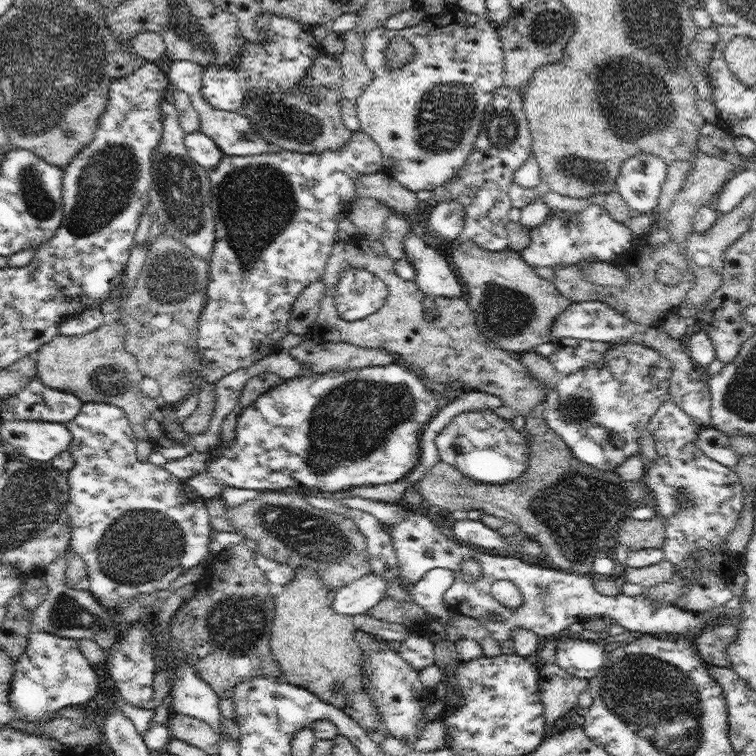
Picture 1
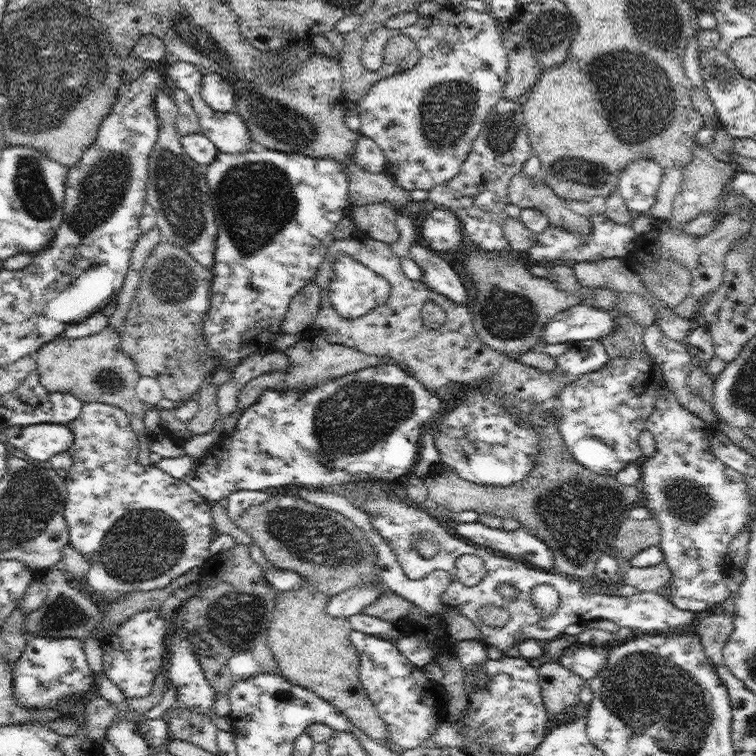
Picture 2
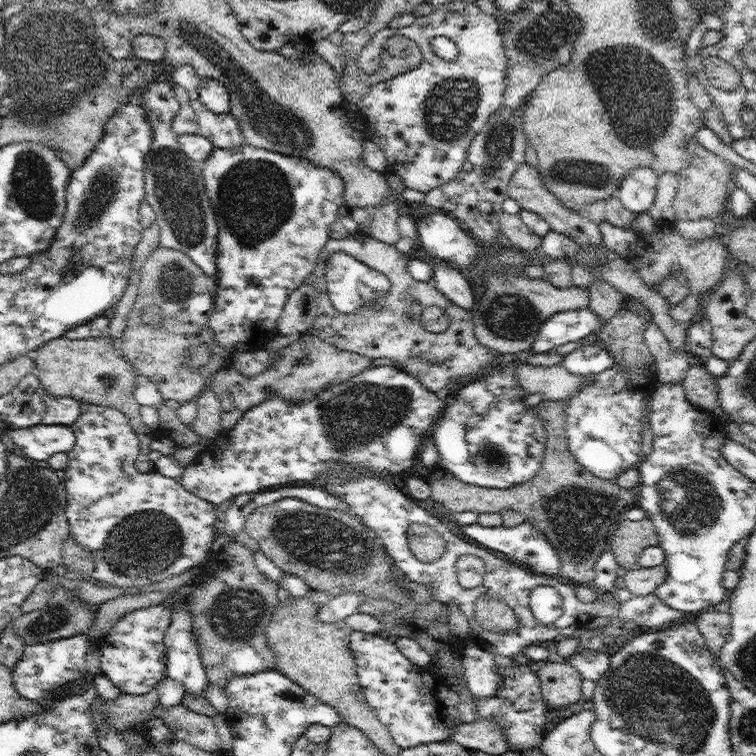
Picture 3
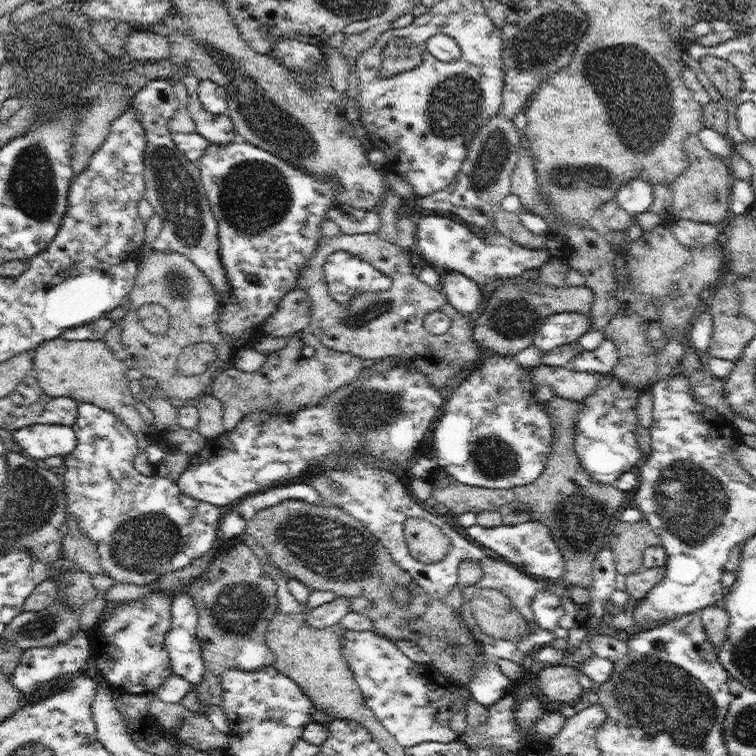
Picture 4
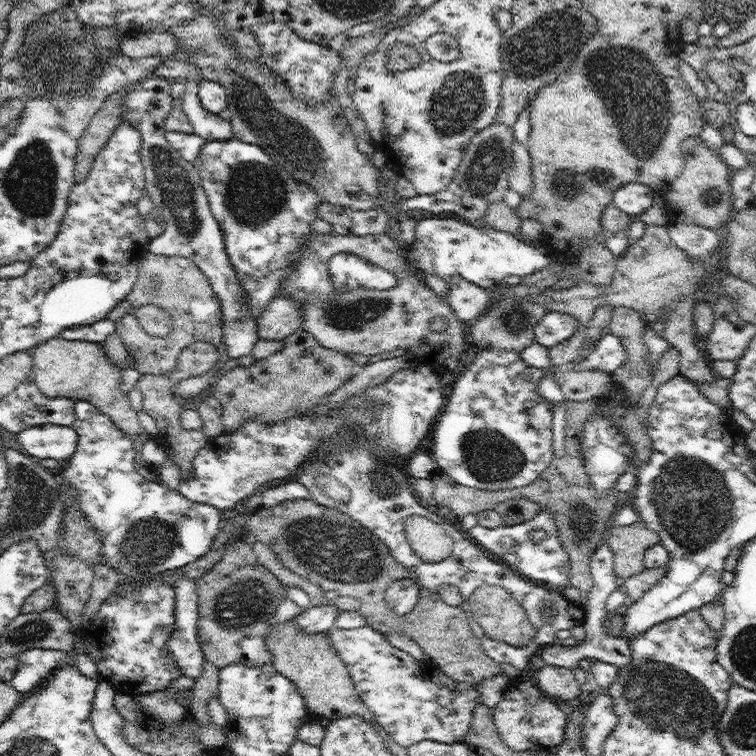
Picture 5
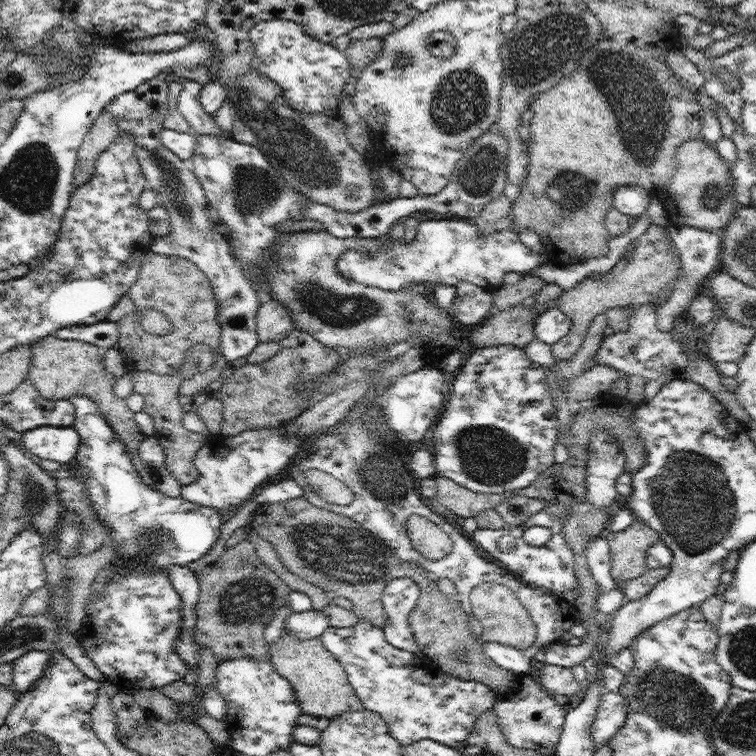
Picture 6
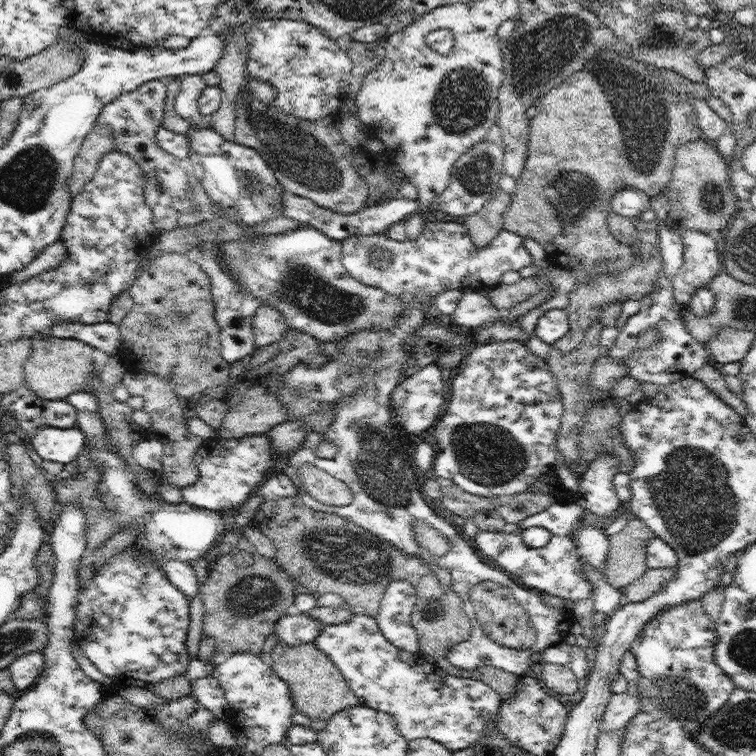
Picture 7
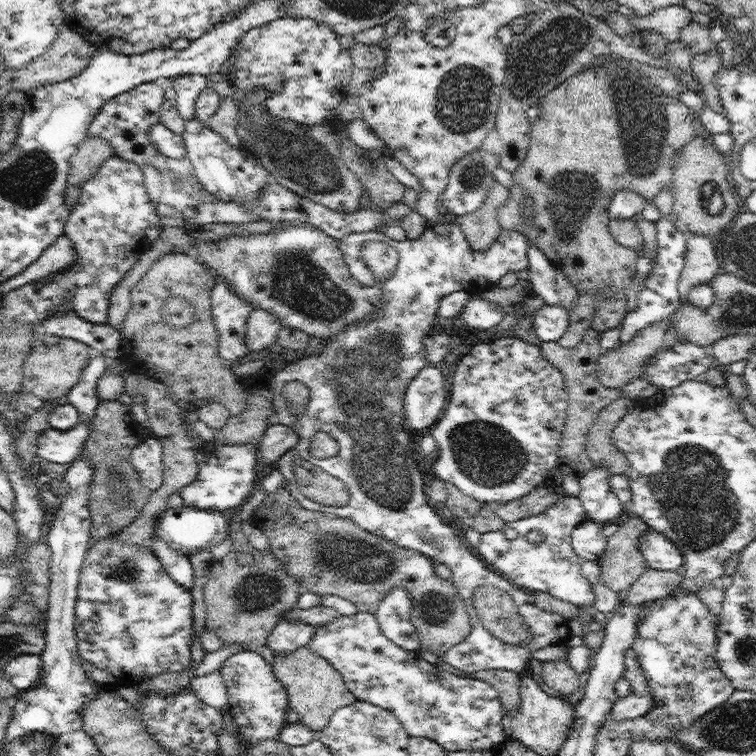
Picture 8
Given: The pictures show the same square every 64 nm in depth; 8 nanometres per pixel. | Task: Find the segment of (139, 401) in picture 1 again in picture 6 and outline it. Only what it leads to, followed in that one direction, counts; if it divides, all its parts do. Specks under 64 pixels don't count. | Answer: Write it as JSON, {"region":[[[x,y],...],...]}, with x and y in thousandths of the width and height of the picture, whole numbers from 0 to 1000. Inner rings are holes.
{"region":[[[74,443],[61,444],[40,458],[44,472],[36,500],[50,515],[50,520],[63,529],[90,528],[95,530],[95,526],[101,524],[116,524],[127,537],[131,537],[132,545],[140,553],[142,561],[148,565],[148,570],[167,586],[172,604],[175,604],[175,614],[185,631],[190,634],[190,639],[198,644],[208,642],[209,626],[196,618],[183,602],[183,590],[193,582],[193,575],[177,557],[180,546],[169,538],[167,528],[151,520],[153,499],[144,497],[140,491],[138,475],[130,468],[130,459],[106,450],[82,450]]]}

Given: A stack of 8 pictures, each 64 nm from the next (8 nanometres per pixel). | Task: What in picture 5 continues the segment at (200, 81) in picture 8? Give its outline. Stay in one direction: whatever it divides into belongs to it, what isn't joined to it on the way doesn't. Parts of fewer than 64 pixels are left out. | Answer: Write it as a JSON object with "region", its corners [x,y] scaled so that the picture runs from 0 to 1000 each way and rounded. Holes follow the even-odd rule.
{"region":[[[251,104],[243,110],[242,144],[250,172],[272,187],[302,187],[310,183],[306,163],[295,156],[295,151],[282,151],[266,140],[263,108]]]}

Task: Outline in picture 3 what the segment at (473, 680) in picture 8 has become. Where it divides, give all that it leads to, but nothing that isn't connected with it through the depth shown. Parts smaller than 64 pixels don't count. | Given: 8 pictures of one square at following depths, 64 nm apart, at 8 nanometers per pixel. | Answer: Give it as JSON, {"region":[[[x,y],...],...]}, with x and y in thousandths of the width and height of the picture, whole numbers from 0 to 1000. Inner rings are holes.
{"region":[[[471,833],[463,839],[462,849],[481,921],[497,948],[513,964],[521,983],[536,991],[593,979],[608,956],[604,952],[608,918],[597,913],[591,897],[577,892],[573,878],[560,882],[548,878],[529,862],[521,847],[508,840]]]}

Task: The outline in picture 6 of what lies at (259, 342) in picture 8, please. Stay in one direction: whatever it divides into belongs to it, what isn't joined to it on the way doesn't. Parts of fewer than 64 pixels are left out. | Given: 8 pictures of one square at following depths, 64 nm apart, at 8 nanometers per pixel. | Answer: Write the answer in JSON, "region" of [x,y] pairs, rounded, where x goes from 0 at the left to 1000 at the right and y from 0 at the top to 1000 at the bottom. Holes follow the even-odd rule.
{"region":[[[362,394],[348,396],[340,414],[341,452],[372,451],[390,435],[384,409]]]}

